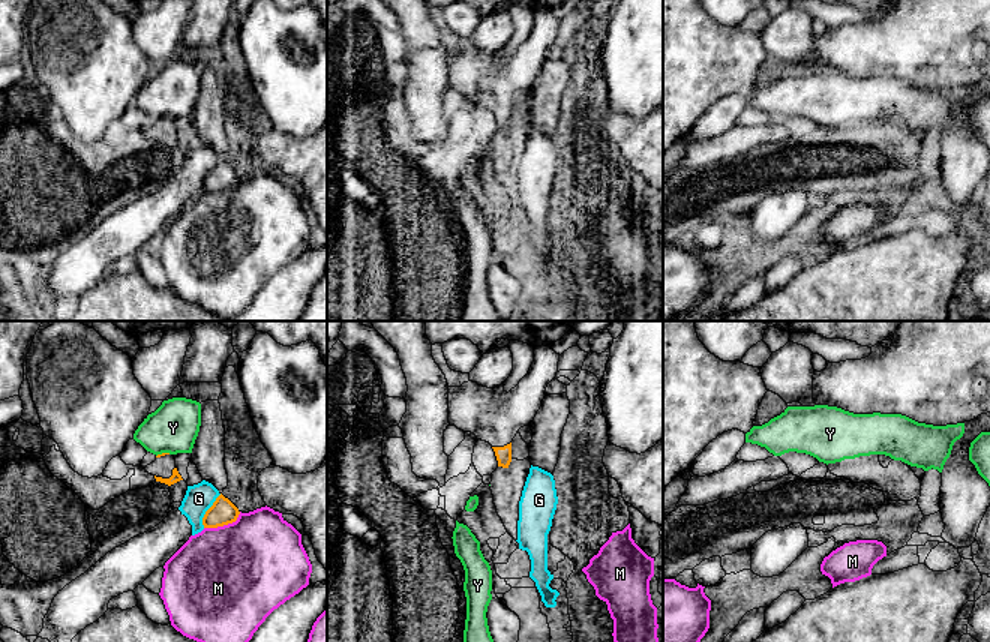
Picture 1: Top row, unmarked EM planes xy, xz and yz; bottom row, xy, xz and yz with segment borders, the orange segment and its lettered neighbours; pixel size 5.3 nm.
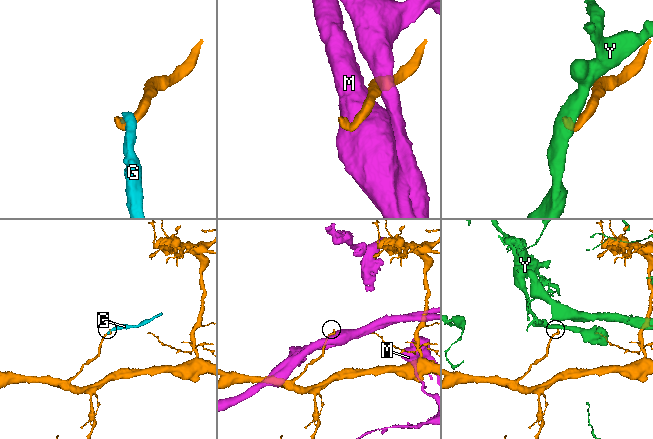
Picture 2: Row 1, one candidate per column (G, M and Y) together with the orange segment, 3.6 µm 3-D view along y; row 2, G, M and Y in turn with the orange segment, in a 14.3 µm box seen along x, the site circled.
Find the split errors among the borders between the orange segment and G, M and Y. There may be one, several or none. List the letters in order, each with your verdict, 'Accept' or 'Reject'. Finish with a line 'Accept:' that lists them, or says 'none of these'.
G: Reject
M: Reject
Y: Reject
Accept: none of these

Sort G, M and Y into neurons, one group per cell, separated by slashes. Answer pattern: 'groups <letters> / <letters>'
groups G / M / Y

